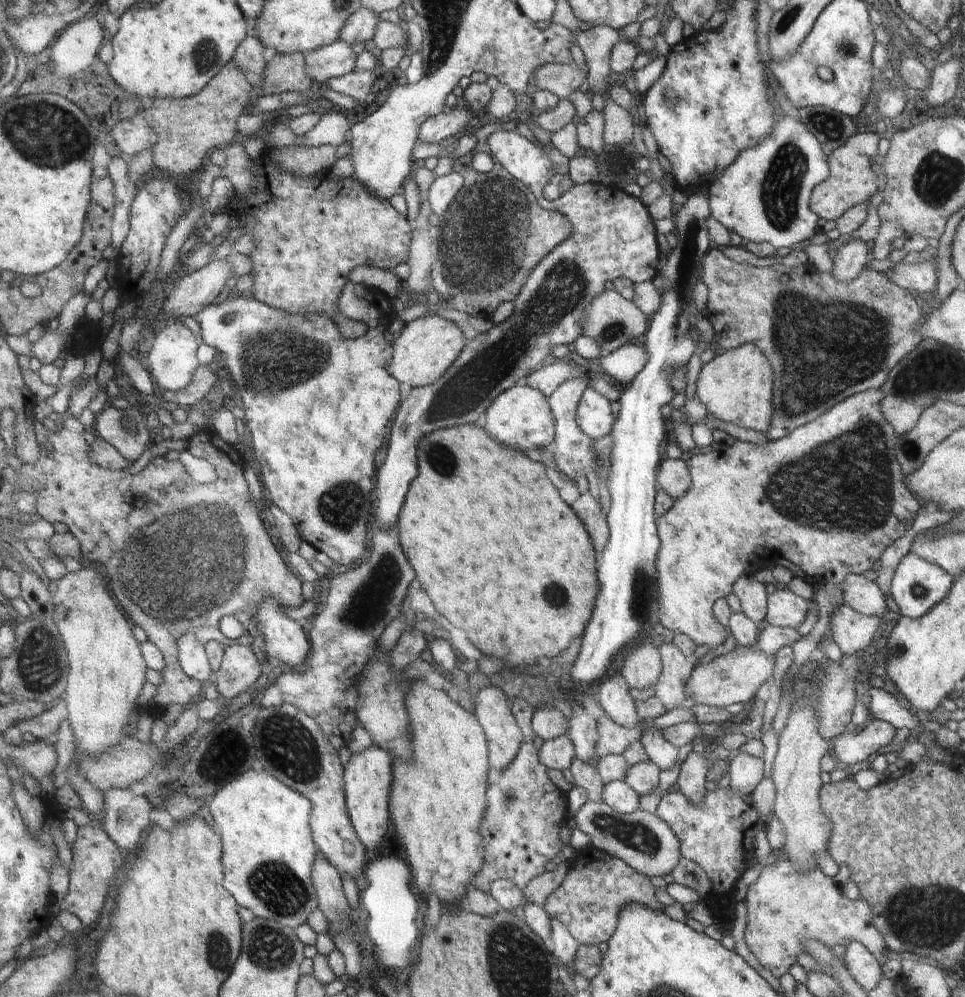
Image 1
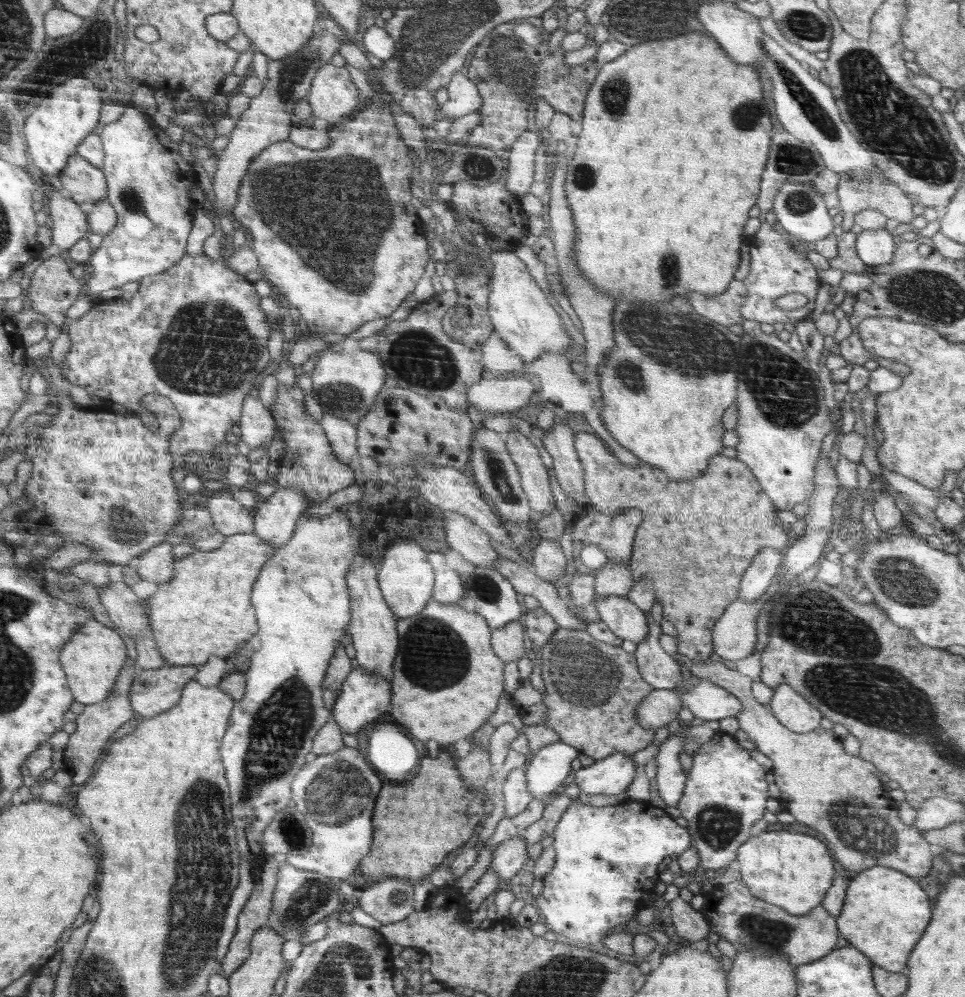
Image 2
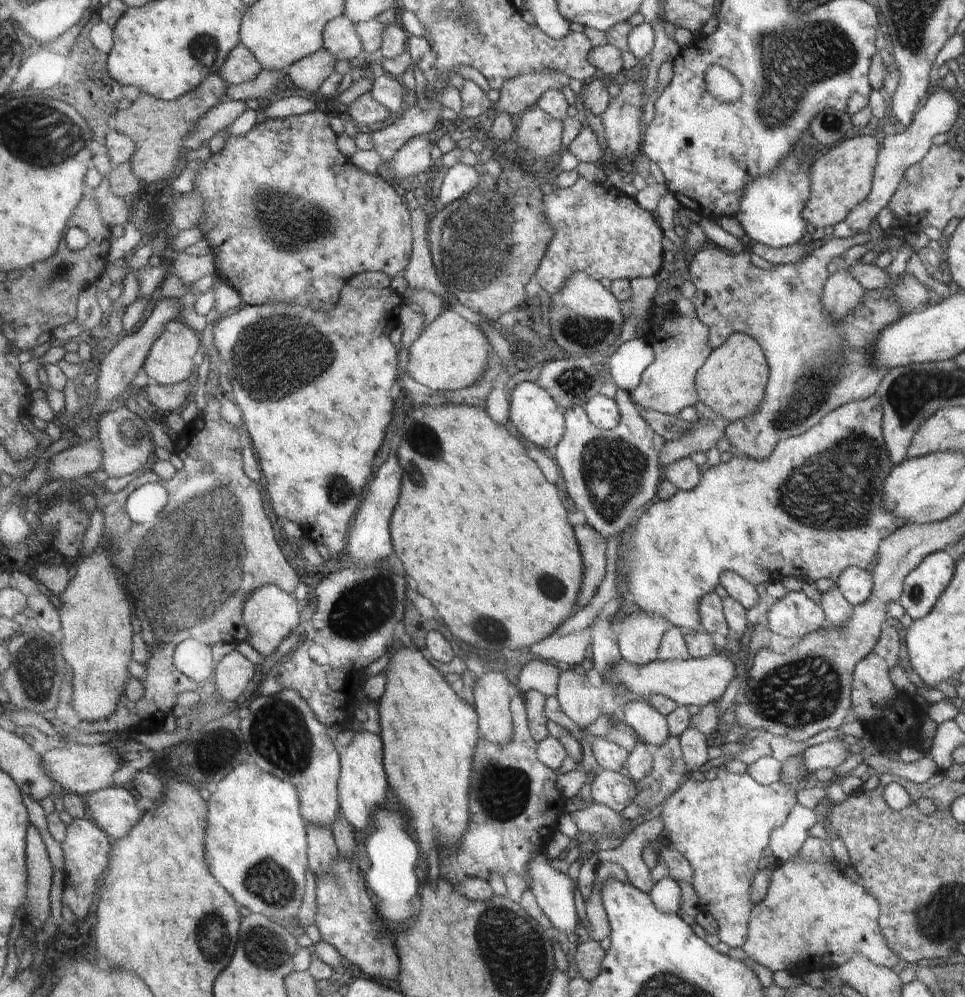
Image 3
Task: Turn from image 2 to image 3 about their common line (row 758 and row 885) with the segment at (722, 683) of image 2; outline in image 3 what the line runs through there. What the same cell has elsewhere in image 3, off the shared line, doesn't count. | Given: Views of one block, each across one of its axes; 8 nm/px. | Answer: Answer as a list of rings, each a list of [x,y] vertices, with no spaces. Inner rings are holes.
[[[797,853],[791,860],[784,861],[770,874],[770,886],[766,890],[766,896],[764,896],[764,899],[760,903],[753,907],[752,915],[750,916],[748,939],[743,945],[742,950],[746,950],[746,954],[750,954],[752,960],[768,968],[772,973],[787,971],[796,976],[808,976],[810,973],[824,970],[824,968],[840,967],[842,964],[847,964],[858,954],[868,956],[868,960],[872,960],[876,966],[894,969],[900,958],[889,948],[885,934],[882,933],[880,926],[880,902],[872,894],[868,894],[862,884],[856,884],[850,878],[846,878],[834,859],[830,864],[824,864],[824,862],[806,862],[806,860],[800,860],[798,856],[800,854]]]

